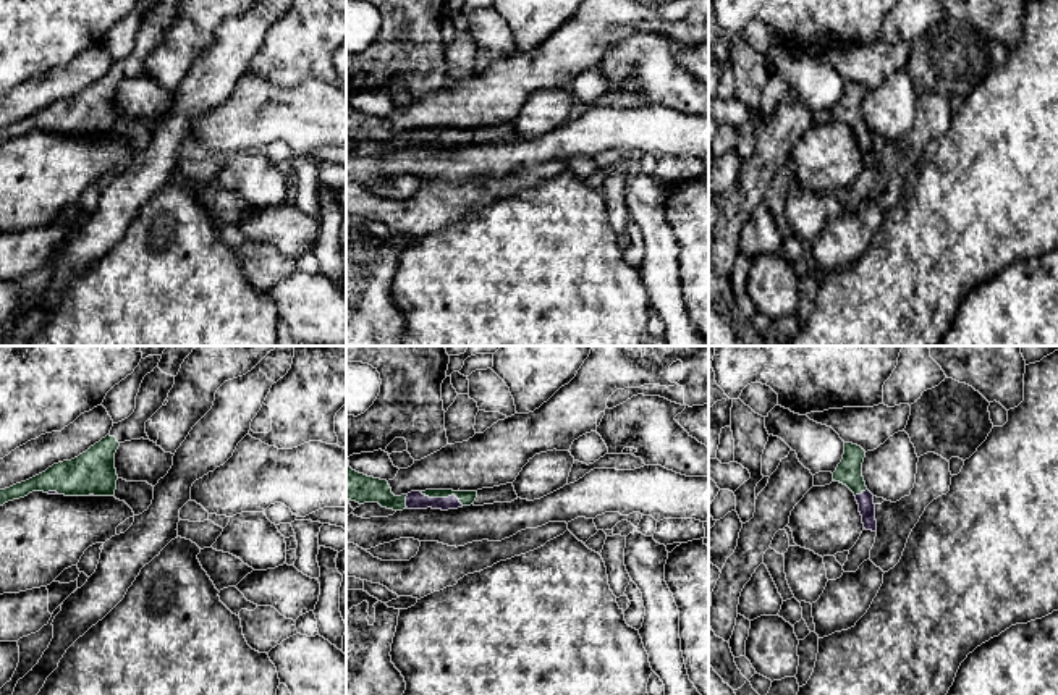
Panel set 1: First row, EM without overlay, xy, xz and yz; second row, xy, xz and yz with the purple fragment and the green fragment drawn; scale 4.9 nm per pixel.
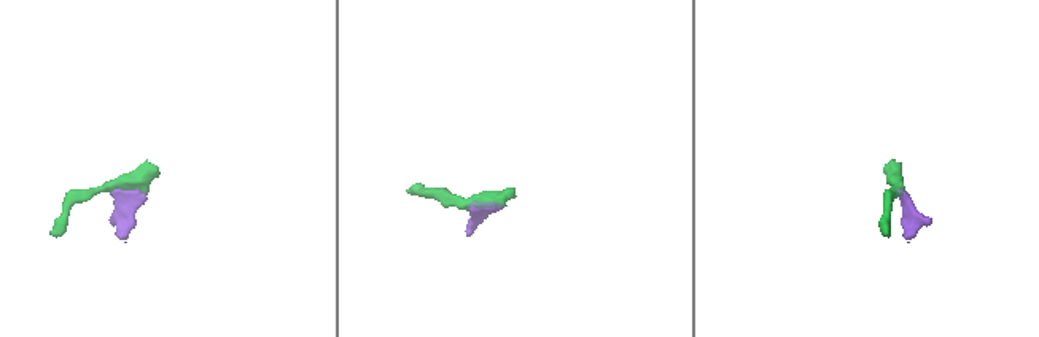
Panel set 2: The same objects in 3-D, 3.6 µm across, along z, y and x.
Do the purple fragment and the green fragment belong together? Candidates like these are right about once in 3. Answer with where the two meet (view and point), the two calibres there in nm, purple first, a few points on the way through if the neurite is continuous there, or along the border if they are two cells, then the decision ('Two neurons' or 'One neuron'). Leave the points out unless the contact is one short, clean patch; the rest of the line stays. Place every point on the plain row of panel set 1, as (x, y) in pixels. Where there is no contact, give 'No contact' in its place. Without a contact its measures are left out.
Touches purple at xz (442, 136). Thickness 90 nm (purple) against 80 nm. Path across: xz (414, 138), (442, 136), (452, 133), (466, 136). One neuron

